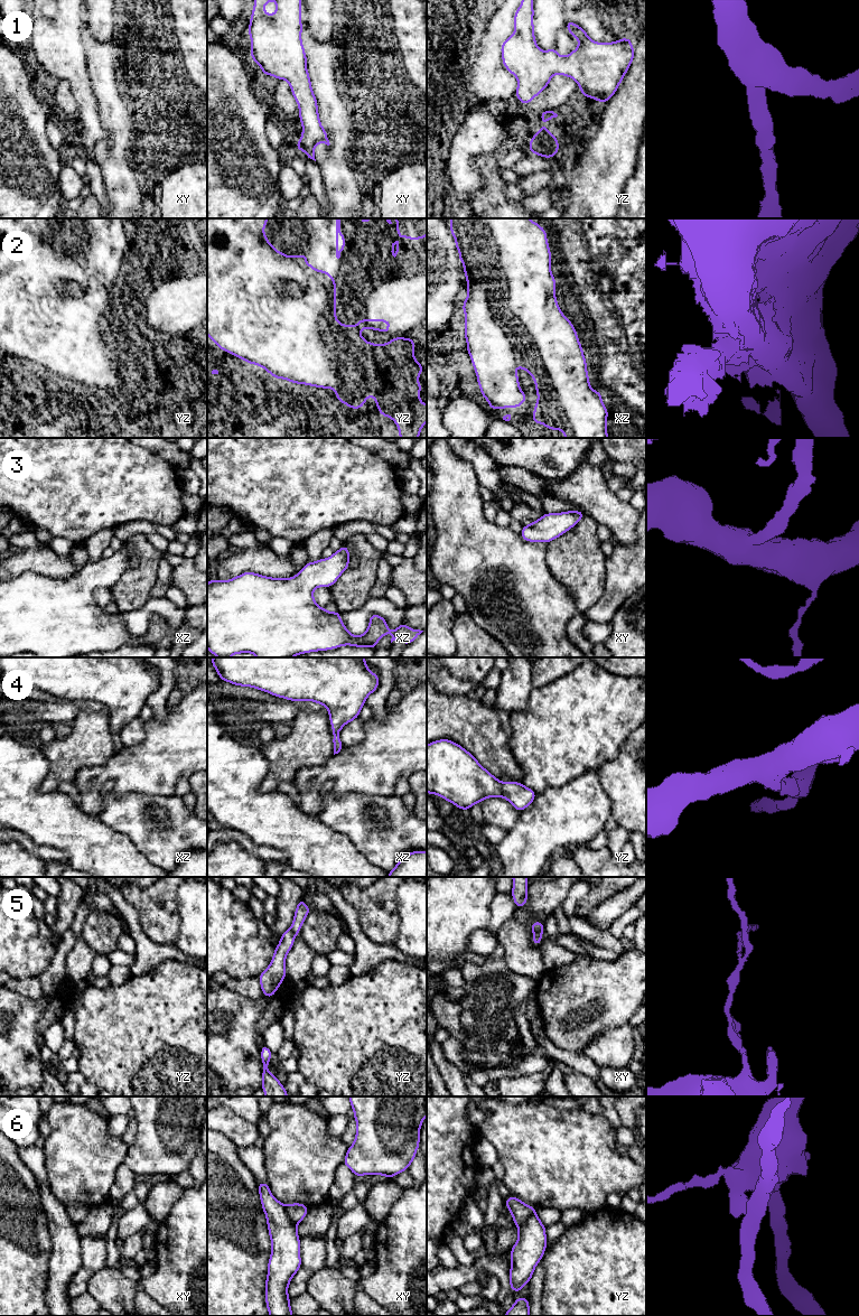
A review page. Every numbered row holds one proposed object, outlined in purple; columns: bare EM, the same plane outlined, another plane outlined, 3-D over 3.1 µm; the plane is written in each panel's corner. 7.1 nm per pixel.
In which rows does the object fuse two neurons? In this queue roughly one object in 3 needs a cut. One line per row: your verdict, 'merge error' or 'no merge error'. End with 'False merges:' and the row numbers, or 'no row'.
1: no merge error
2: merge error
3: no merge error
4: no merge error
5: merge error
6: merge error
False merges: 2, 5, 6

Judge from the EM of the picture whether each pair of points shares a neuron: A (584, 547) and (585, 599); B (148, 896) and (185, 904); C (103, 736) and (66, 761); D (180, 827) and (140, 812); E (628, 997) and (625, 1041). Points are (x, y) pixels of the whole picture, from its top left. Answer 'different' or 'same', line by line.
A: same
B: different
C: same
D: same
E: different

